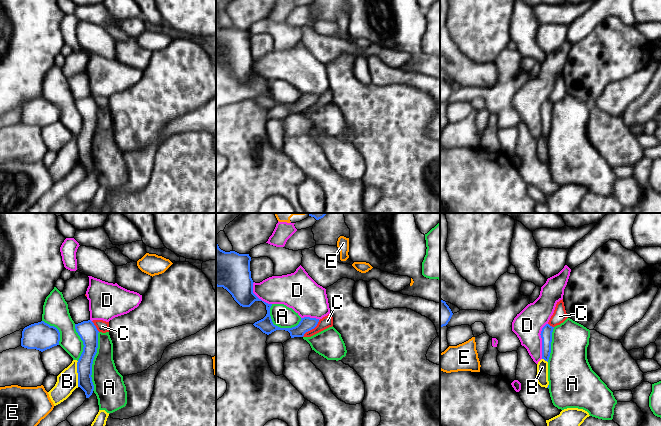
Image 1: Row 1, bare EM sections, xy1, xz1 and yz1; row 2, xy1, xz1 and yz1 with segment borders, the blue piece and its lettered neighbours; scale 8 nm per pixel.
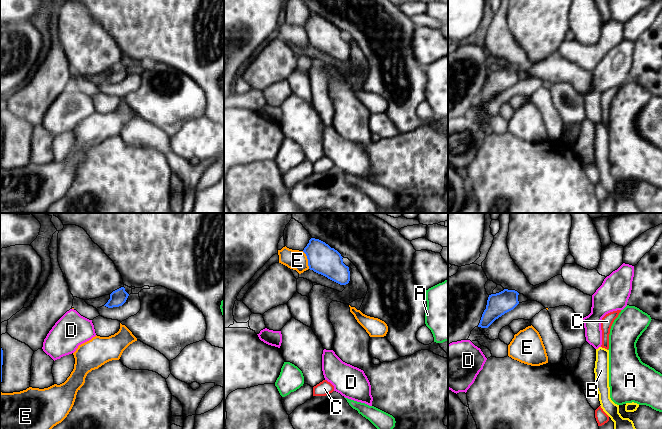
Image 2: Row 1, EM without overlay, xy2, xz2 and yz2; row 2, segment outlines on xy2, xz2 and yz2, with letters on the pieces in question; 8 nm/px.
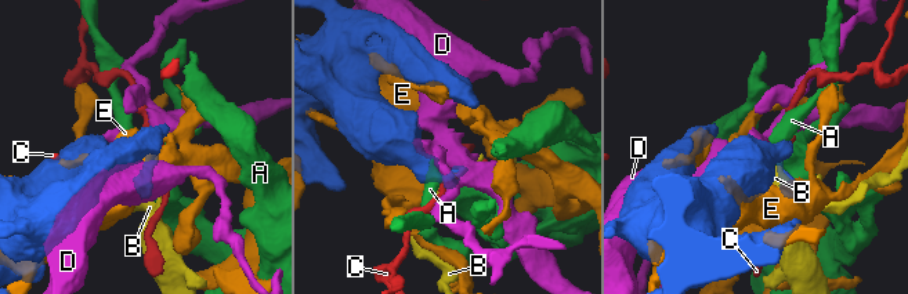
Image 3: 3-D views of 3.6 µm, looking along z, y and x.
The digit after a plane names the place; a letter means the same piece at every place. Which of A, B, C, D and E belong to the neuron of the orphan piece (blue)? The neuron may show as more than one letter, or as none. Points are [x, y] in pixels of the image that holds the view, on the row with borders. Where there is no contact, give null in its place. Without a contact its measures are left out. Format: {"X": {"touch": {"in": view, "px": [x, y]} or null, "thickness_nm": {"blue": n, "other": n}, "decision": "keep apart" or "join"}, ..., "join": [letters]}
{"A": {"touch": {"in": "xy1", "px": [92, 361]}, "thickness_nm": {"blue": 150, "other": 240}, "decision": "keep apart"}, "B": {"touch": {"in": "xy1", "px": [78, 374]}, "thickness_nm": {"blue": 130, "other": 180}, "decision": "keep apart"}, "C": {"touch": {"in": "xz1", "px": [311, 329]}, "thickness_nm": {"blue": 120, "other": 90}, "decision": "keep apart"}, "D": {"touch": {"in": "yz1", "px": [542, 341]}, "thickness_nm": {"blue": 100, "other": 240}, "decision": "keep apart"}, "E": {"touch": {"in": "xz2", "px": [308, 260]}, "thickness_nm": {"blue": 240, "other": 160}, "decision": "keep apart"}, "join": []}

